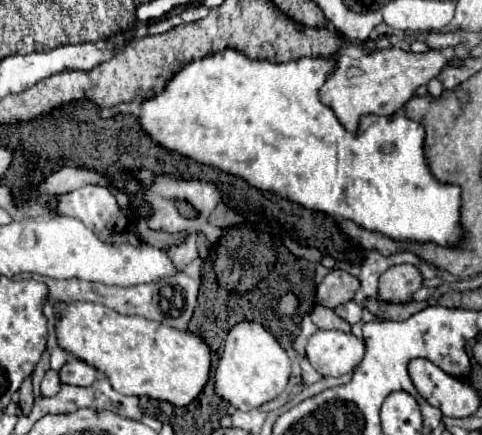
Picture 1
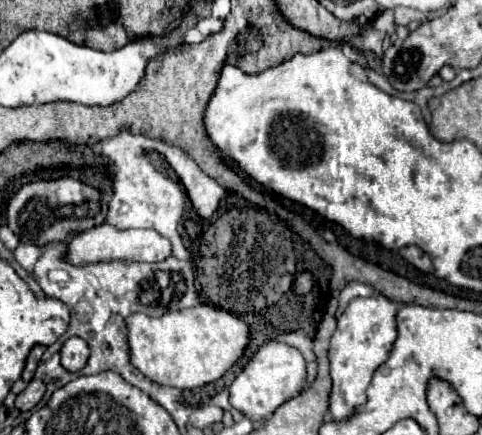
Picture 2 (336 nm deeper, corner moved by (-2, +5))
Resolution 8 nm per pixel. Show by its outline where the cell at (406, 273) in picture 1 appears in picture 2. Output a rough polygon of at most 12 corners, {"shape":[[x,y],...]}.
{"shape":[[416,245],[400,249],[410,265],[430,273],[432,261]]}

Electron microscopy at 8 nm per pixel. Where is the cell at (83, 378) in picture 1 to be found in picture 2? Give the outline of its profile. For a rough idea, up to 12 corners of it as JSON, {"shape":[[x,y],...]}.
{"shape":[[70,337],[60,349],[66,371],[84,369],[90,355],[88,343]]}

